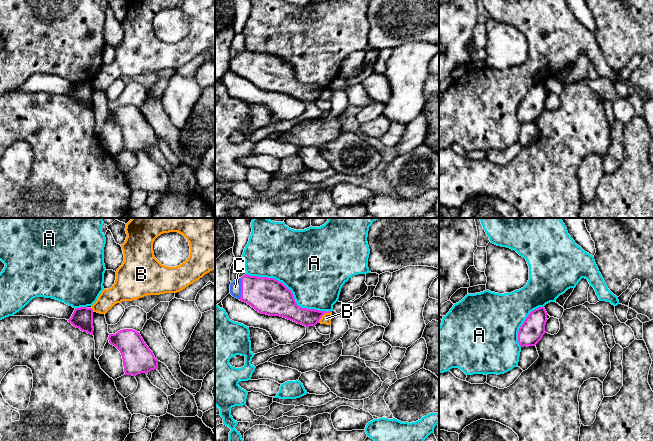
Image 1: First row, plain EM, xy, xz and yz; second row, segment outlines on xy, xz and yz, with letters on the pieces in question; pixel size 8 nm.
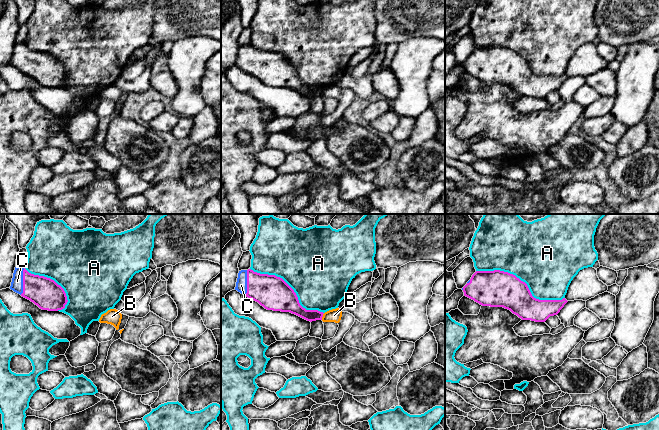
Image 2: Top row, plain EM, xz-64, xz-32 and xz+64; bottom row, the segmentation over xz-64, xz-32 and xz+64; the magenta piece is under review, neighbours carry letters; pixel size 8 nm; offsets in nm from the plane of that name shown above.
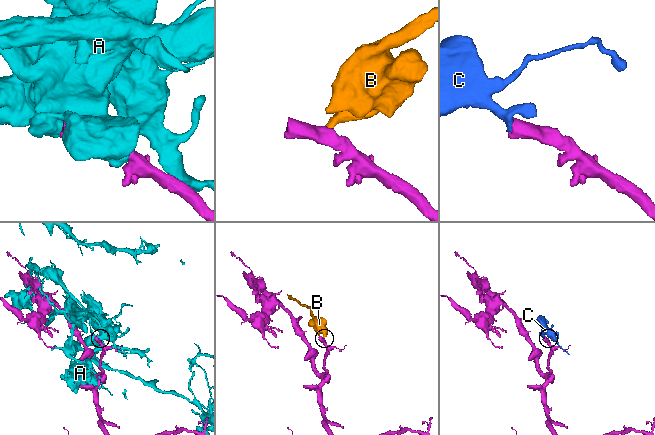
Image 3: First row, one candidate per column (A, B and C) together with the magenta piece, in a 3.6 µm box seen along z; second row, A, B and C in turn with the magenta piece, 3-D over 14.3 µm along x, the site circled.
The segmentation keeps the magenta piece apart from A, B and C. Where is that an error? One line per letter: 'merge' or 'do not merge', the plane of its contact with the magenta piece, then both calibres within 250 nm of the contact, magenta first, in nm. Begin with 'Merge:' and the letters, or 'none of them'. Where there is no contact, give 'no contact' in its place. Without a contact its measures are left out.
Merge: C
A: do not merge; contact in xz; calibres 300 and 480 nm
B: do not merge; contact in xz; calibres 140 and 80 nm
C: merge; contact in xz; calibres 300 and 100 nm

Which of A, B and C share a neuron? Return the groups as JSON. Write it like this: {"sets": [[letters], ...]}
{"sets": [["A"], ["B"], ["C"]]}

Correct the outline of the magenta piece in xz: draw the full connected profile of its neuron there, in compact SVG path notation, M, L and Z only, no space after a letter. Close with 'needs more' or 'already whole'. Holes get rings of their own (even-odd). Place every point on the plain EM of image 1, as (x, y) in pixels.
M243 51L230 60L230 70L242 78L247 79L261 90L280 92L305 103L315 102L325 89L332 87L319 87L302 84L297 81L293 69L282 58L274 54Z | needs more

